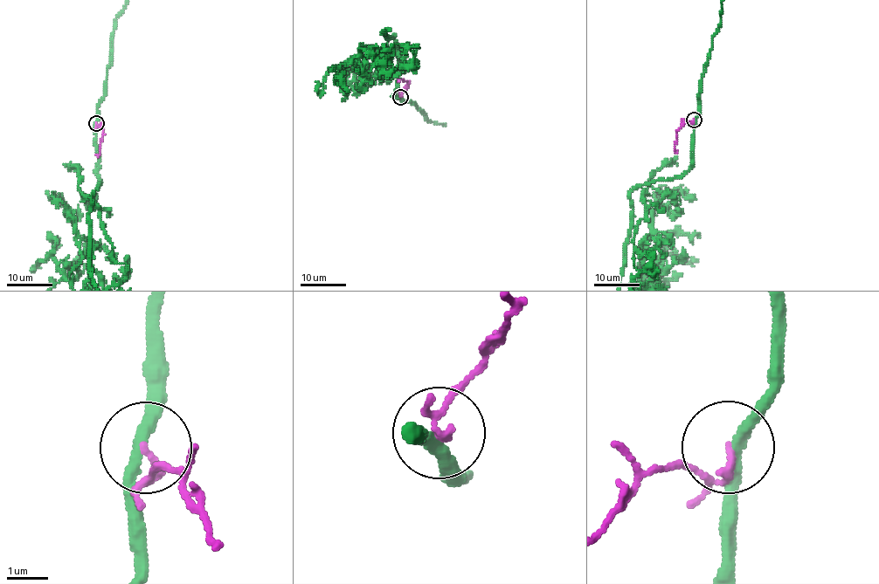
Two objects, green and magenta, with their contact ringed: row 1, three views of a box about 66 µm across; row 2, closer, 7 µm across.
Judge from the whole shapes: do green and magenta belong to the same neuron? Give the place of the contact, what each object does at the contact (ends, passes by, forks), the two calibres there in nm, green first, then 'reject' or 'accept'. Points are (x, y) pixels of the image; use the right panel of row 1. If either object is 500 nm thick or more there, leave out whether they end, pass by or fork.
(694, 120) | green passes by | magenta ends | 280/170 nm | reject

